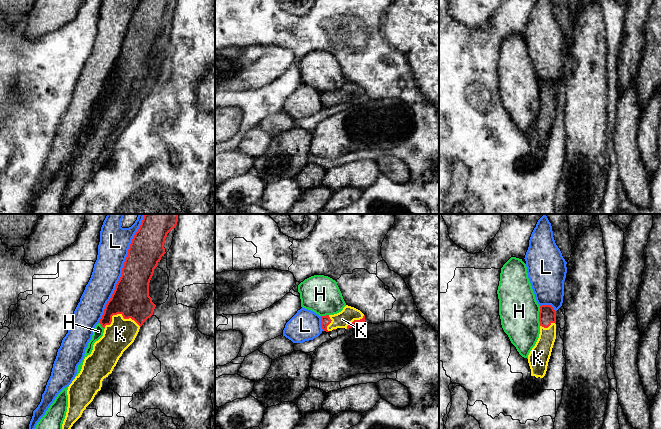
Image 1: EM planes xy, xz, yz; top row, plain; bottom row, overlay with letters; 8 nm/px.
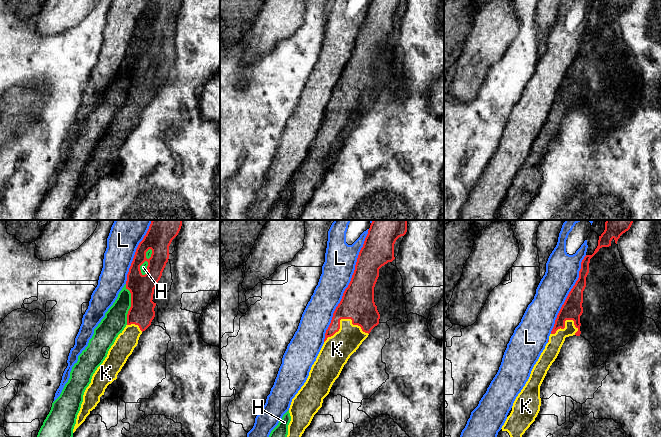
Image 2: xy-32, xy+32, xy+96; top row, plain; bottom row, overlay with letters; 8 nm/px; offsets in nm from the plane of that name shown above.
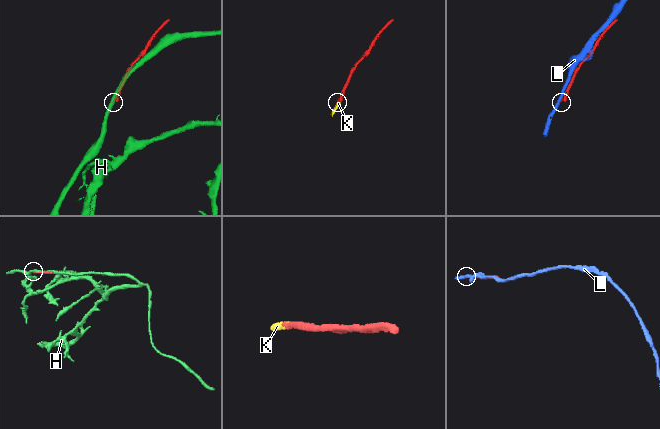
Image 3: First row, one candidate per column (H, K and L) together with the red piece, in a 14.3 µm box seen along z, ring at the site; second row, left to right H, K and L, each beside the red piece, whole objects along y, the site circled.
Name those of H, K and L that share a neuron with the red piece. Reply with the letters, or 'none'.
K

